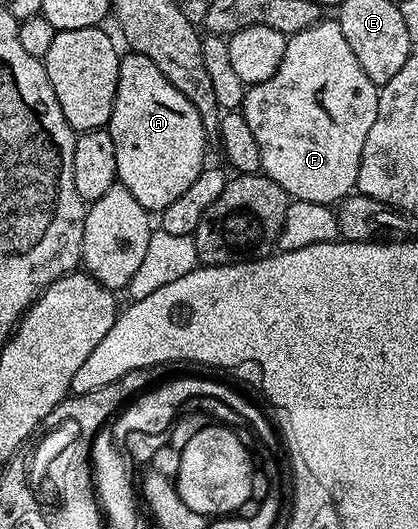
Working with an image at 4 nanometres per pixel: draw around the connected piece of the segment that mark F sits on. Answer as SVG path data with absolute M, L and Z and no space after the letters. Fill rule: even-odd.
M321 19L320 23L288 37L286 54L282 54L282 62L278 66L278 70L274 70L274 74L270 78L266 78L266 82L251 85L244 93L242 111L246 123L250 125L250 130L254 134L254 139L258 141L260 167L263 175L269 176L274 182L278 182L278 186L282 186L282 190L286 190L292 200L318 202L329 206L343 200L356 188L362 146L366 146L366 134L370 134L370 126L374 126L374 118L378 118L379 97L378 85L370 82L370 78L366 78L366 74L362 74L362 66L358 66L358 58L354 58L354 50L350 50L350 42L346 42L340 25L335 19Z

